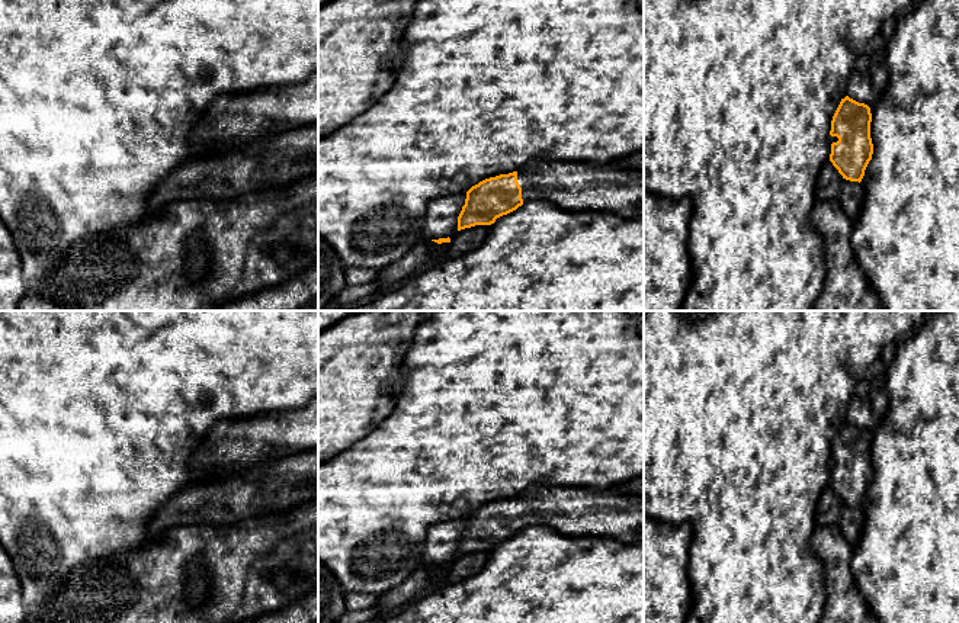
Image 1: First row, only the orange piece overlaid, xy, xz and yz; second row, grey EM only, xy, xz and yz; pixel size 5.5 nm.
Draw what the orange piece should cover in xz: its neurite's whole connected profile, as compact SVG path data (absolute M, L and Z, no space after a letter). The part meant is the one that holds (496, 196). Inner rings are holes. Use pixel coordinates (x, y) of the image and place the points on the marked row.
M530 161L516 171L485 179L466 192L458 216L458 231L475 225L491 225L497 218L516 211L530 200L548 200L568 211L609 211L635 216L644 206L644 170L632 170L616 161Z

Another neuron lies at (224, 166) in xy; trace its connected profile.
M230 150L185 161L170 173L153 192L154 209L177 200L214 199L225 193L227 182L240 182L246 155L243 150Z

